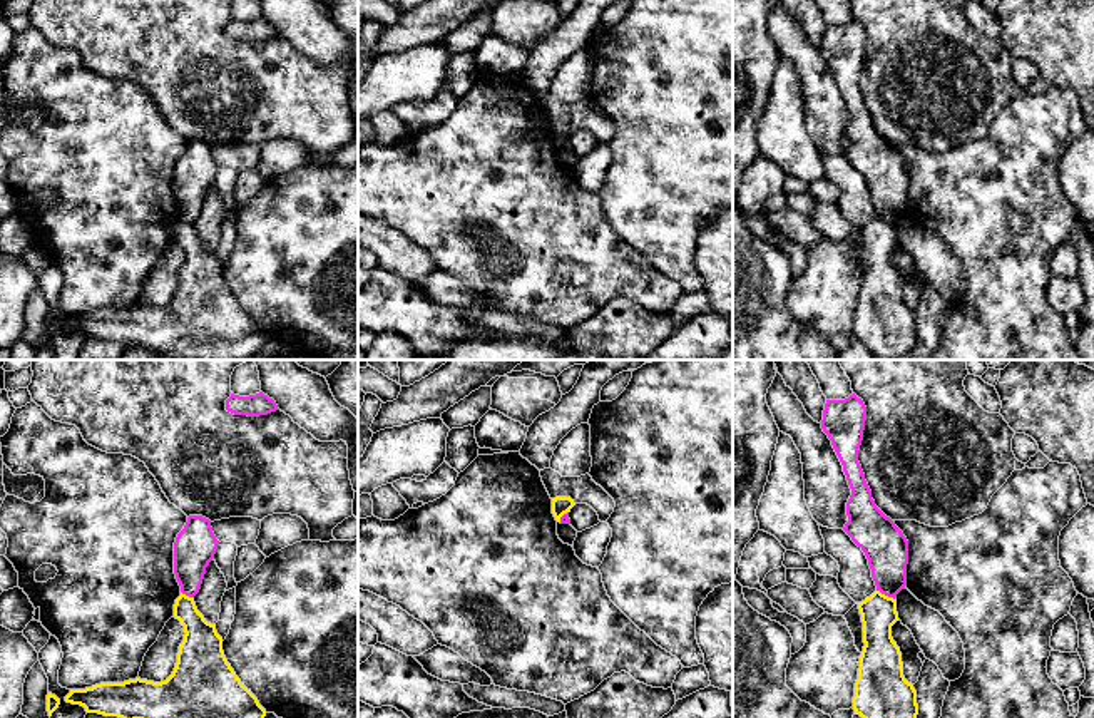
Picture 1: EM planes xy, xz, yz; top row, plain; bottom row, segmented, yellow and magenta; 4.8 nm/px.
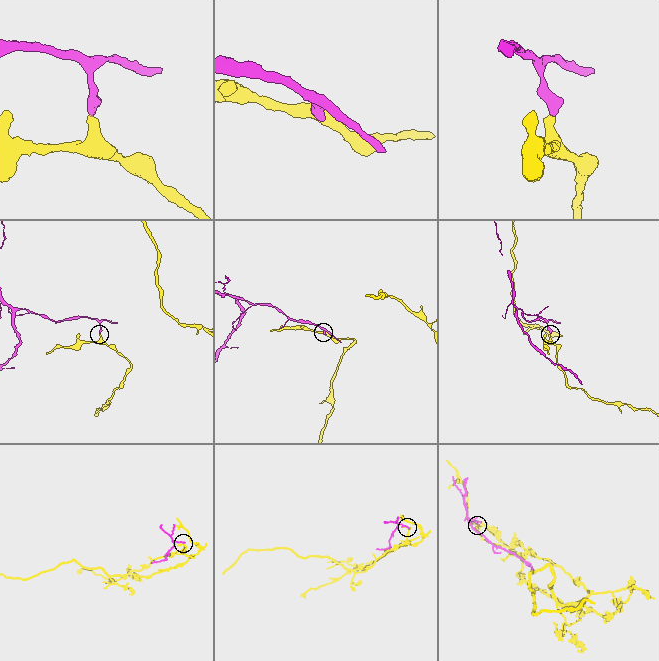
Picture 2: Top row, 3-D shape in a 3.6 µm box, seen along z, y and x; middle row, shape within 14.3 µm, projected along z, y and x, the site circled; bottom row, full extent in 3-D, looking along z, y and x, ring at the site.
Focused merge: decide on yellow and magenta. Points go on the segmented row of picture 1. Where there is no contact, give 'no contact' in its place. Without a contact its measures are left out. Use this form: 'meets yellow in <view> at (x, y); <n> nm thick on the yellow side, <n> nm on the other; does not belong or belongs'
meets yellow in yz at (884, 594); 180 nm thick on the yellow side, 200 nm on the other; does not belong

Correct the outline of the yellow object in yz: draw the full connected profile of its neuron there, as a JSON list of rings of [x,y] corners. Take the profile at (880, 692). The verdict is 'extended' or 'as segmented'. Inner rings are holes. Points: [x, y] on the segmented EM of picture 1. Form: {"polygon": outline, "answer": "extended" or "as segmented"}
{"polygon": [[[875,591],[856,603],[863,623],[863,651],[853,710],[861,718],[917,718],[917,691],[903,676],[902,653],[892,638],[897,599]]], "answer": "as segmented"}

